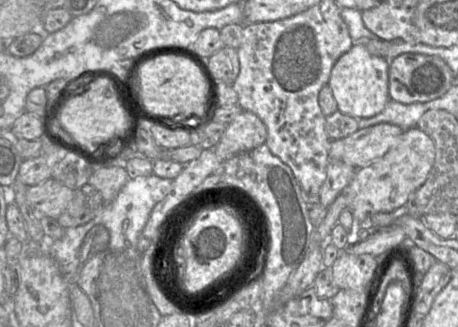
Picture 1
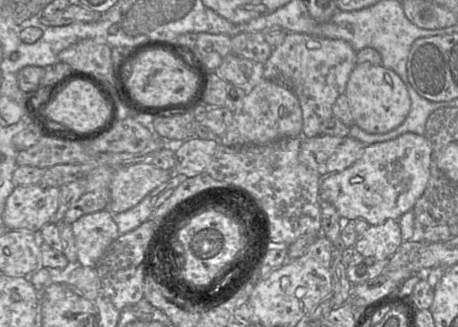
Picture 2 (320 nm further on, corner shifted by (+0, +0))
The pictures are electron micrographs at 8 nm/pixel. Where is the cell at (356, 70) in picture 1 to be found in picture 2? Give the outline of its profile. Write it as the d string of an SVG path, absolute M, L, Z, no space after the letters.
M356 64L344 94L349 101L354 124L370 134L384 134L397 128L404 122L411 107L403 81L393 70L383 65Z

